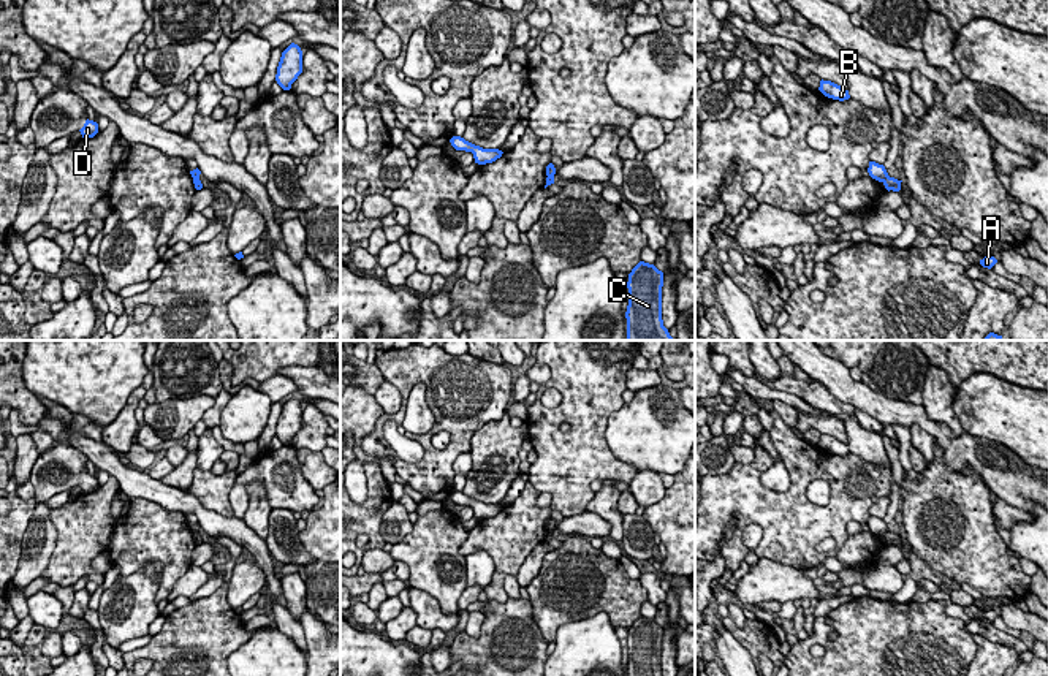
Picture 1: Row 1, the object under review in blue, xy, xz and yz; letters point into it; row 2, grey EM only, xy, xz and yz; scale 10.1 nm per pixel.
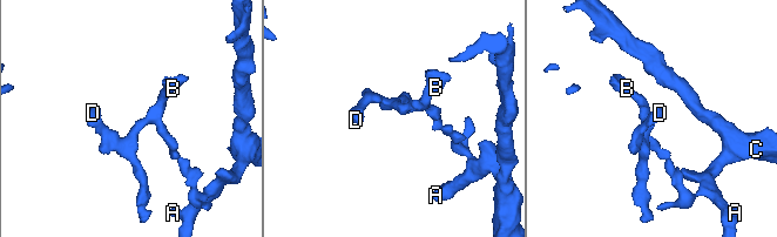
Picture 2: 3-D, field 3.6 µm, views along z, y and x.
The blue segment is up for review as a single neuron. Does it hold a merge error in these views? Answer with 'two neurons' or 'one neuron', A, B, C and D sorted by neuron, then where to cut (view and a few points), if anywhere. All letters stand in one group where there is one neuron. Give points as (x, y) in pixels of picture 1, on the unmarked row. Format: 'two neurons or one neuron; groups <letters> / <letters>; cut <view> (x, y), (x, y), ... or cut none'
two neurons; groups A C / B D; cut yz (887, 529), (882, 535)

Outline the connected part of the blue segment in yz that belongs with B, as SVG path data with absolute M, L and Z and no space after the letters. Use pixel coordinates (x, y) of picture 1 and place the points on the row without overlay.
M820 435L820 442L818 445L828 451L828 453L833 453L833 454L839 454L839 456L844 456L844 454L849 454L850 450L849 450L849 445L845 445L844 442L831 437L831 435Z

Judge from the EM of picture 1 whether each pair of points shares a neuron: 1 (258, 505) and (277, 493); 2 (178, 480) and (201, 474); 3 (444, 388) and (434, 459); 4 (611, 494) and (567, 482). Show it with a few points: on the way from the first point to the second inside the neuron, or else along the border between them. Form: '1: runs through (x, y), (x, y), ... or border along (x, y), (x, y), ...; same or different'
1: border along (246, 483), (260, 482), (273, 507); different
2: border along (198, 451), (189, 491); different
3: runs through (456, 407), (456, 445), (453, 448); same
4: border along (596, 493), (584, 510); different

